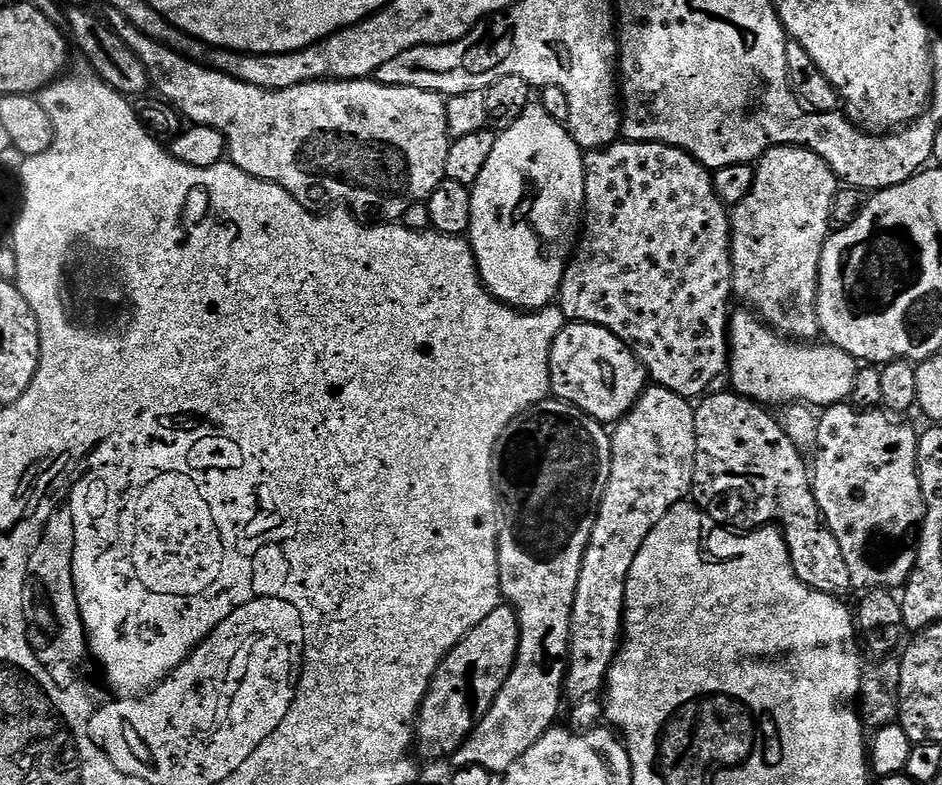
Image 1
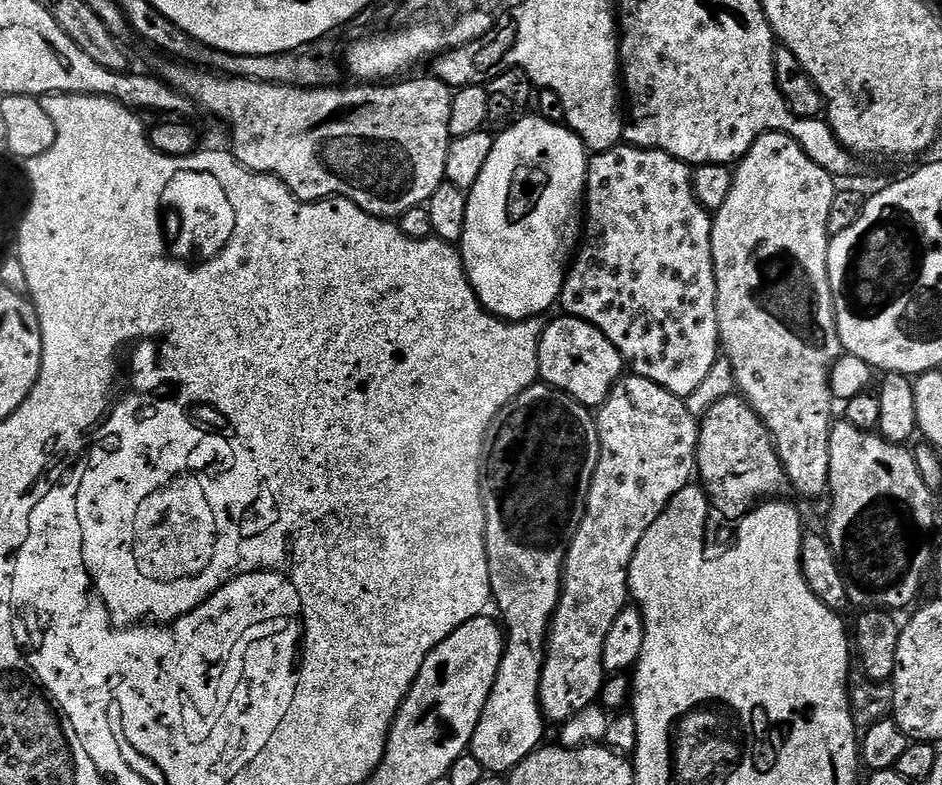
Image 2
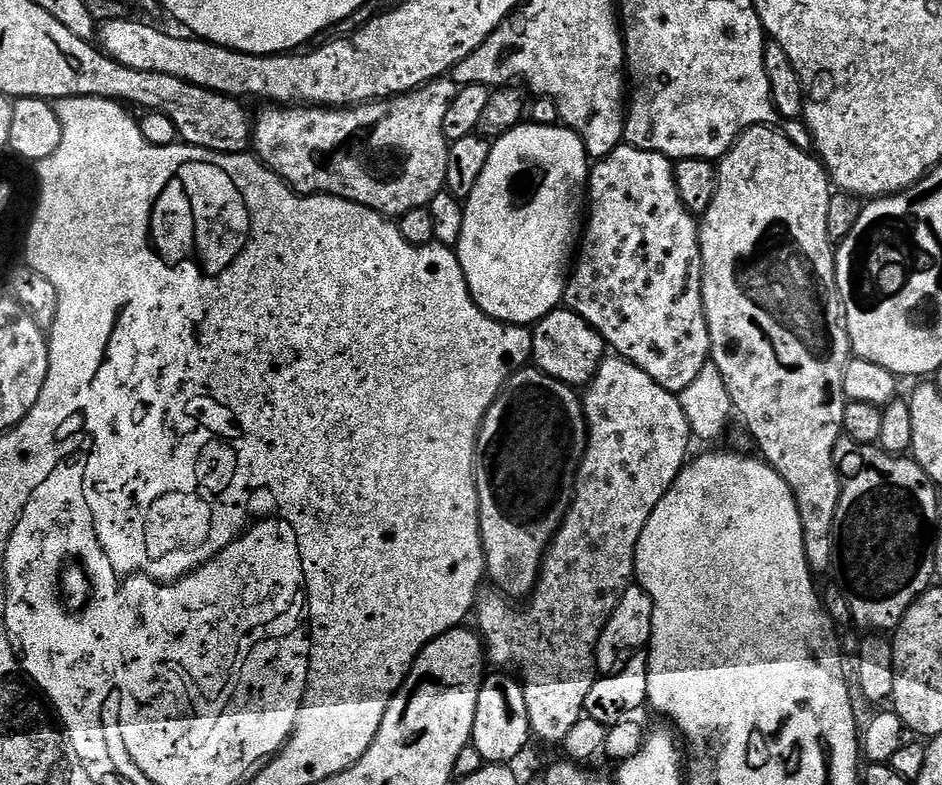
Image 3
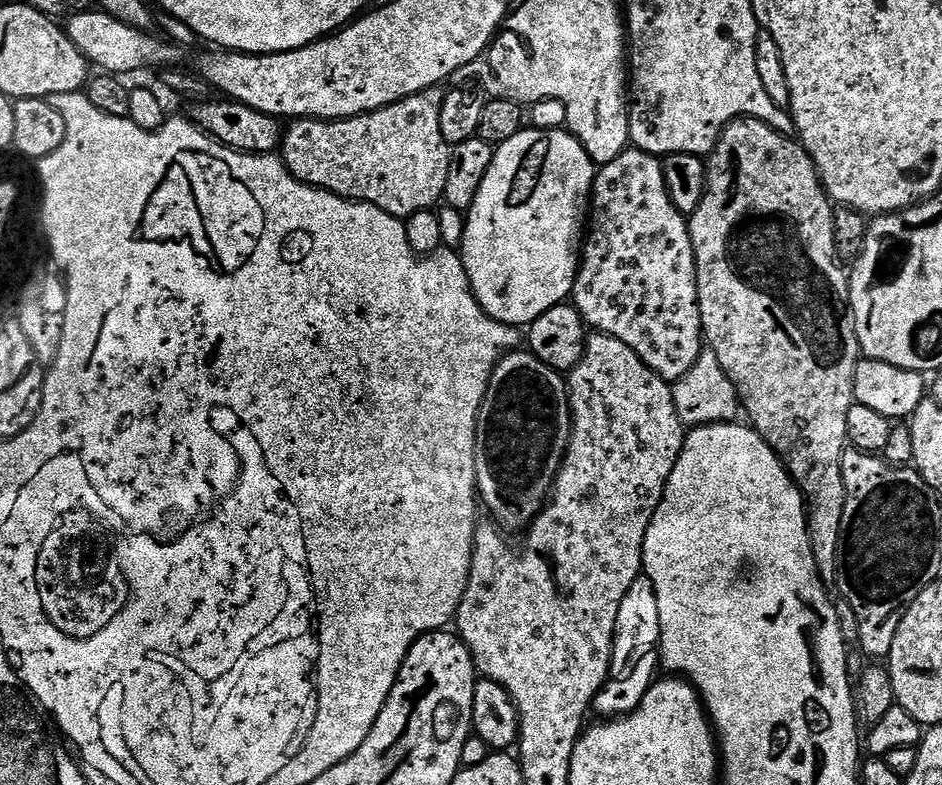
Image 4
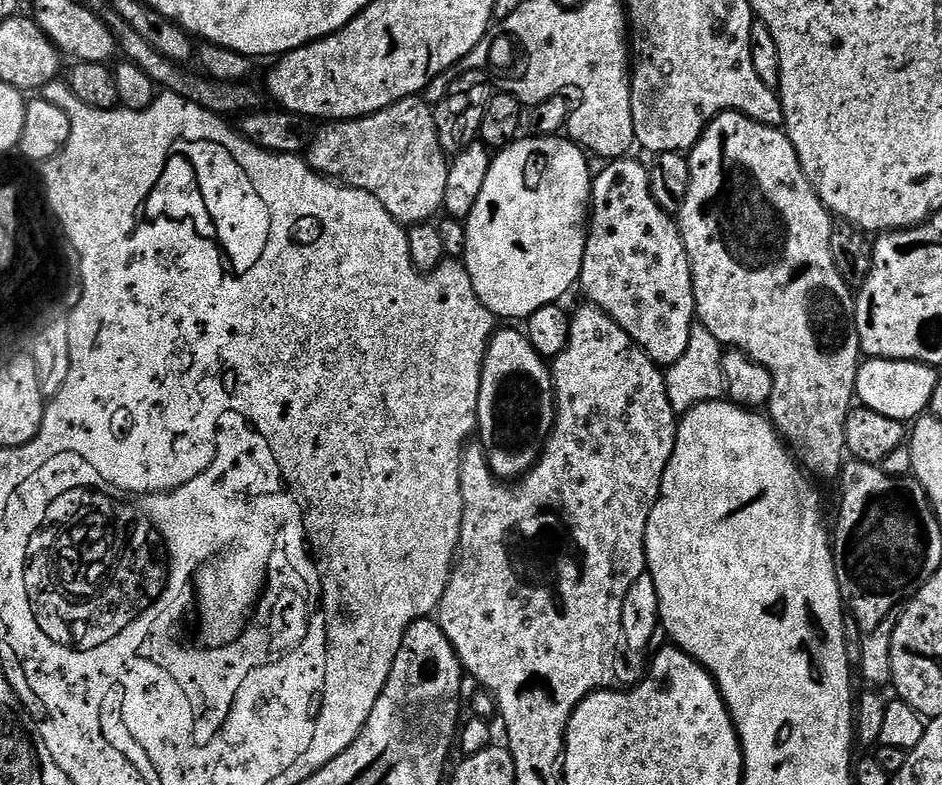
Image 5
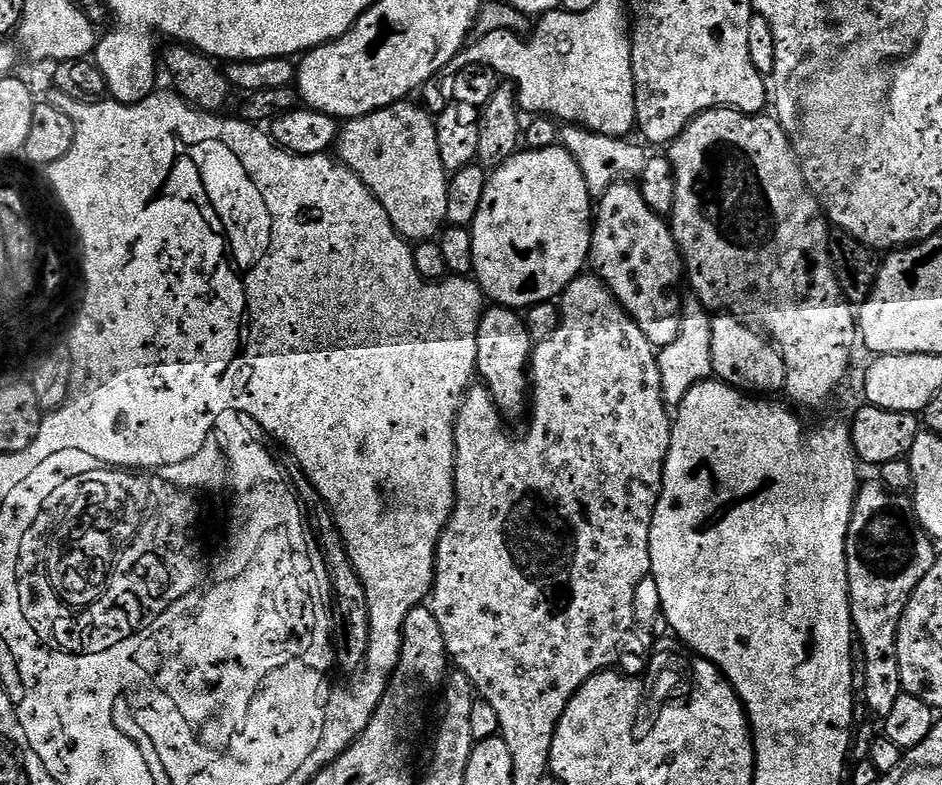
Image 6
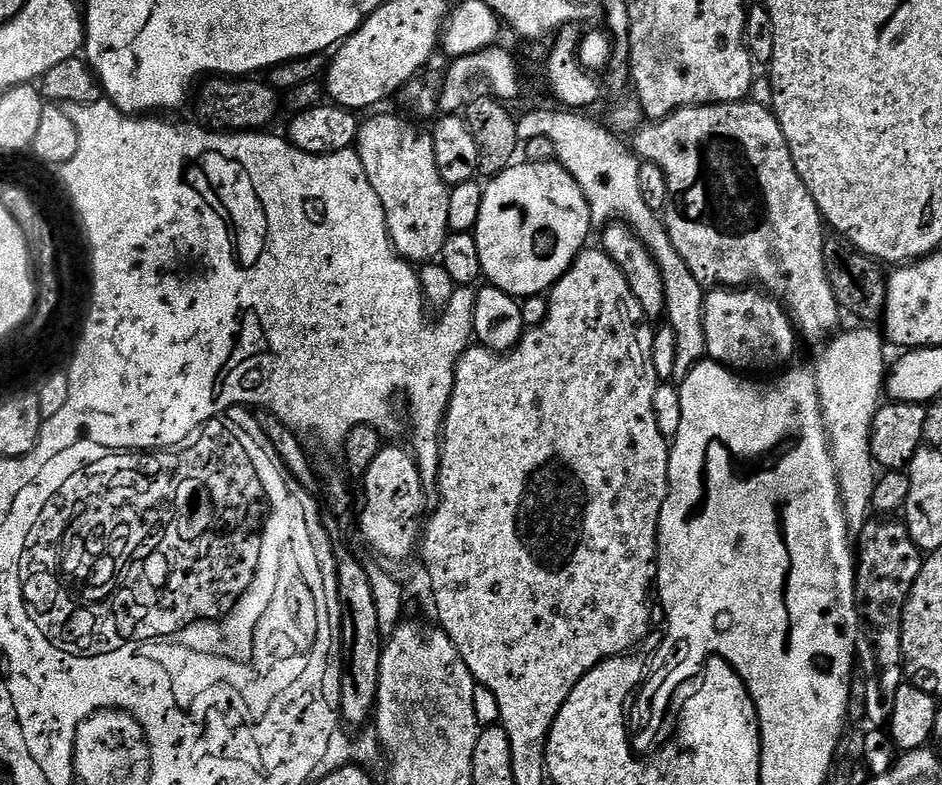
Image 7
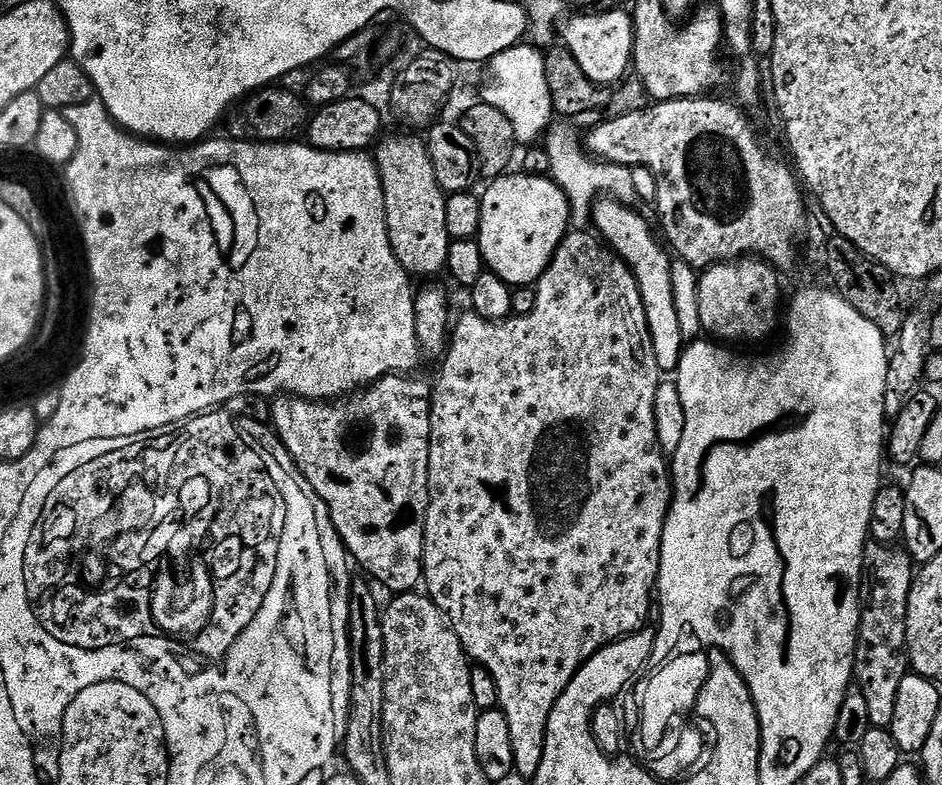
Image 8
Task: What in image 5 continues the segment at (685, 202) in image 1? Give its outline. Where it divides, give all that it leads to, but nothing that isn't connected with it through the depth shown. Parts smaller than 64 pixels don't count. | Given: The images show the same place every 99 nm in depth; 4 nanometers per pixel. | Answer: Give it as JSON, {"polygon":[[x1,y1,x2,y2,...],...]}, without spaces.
{"polygon":[[621,158,613,160,603,165,601,172,595,173,592,182,592,199,590,201,590,219,588,222,588,241,586,242,586,250,582,258,582,270,580,271,580,279,578,281,579,291,584,291,584,300,593,304,596,308,600,308,610,318,614,318,614,322,618,322,618,326,622,326,622,330,626,330,626,334,630,334,632,341,644,351,647,356,661,366,667,366,678,362,678,358,682,358,682,354,686,354,686,345,690,342,690,330,696,320,696,299,694,298,694,290,692,289,692,271,690,270,690,262,686,254,686,246,682,242,682,234,680,233,680,225,669,213,662,210,662,206,658,206,658,202,654,202,654,194,650,190,650,178,648,177,648,169,642,163,632,160,633,158]]}

